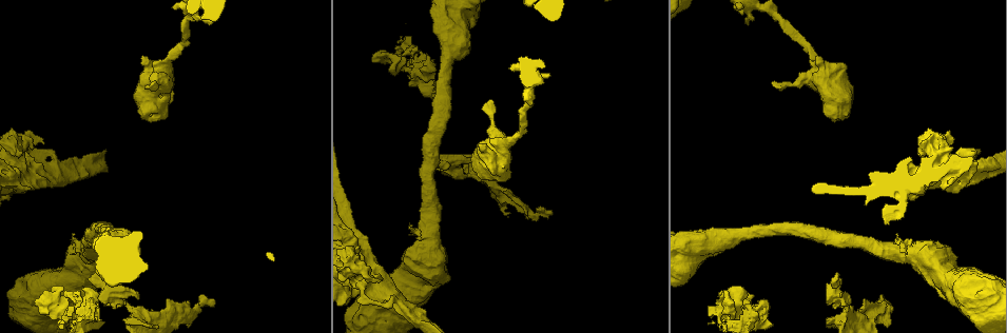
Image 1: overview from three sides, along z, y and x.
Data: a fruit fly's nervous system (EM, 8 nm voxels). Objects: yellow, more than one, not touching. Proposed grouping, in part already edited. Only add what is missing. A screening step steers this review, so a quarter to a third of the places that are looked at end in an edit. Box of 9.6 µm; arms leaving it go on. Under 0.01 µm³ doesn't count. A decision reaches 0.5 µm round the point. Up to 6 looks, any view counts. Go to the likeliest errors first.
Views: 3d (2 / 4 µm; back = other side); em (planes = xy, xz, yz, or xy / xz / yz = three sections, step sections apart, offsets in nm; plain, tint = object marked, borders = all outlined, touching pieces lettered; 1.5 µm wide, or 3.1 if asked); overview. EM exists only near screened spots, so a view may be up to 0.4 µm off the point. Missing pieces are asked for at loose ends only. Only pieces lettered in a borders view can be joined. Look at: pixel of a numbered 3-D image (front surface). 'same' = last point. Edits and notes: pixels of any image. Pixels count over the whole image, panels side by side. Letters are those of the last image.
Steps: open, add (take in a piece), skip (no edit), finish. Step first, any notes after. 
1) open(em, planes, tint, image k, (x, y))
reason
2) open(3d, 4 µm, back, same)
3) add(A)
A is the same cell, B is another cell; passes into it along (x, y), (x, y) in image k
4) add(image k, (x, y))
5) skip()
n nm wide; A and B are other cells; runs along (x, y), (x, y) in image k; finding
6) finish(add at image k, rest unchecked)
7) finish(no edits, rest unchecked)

open(em, yz, step 4, tint, image 1, (212, 22))

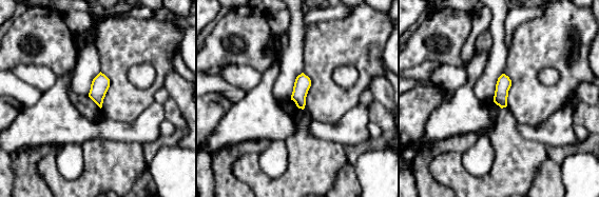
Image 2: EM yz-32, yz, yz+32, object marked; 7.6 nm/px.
open(em, yz, step 4, borders, same)
what lies round it

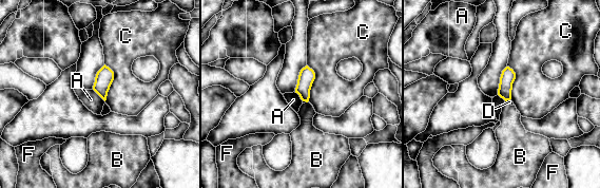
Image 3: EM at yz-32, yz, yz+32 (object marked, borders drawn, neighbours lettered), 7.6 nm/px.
skip()
C touches over 280 nm; A, B, C, D and F are other cells; border along (498, 94), (505, 100) in image 3; no lettered piece goes on from it

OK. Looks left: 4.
open(em, xz, step 4, borders, image 1, (150, 84))
free end

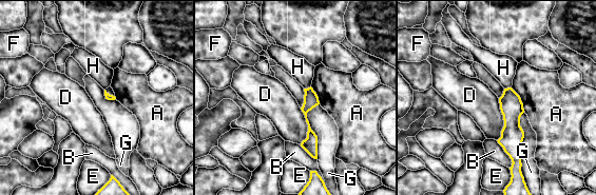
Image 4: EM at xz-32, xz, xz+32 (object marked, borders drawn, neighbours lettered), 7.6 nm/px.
skip()
A, B, D, E, F, G and H are other cells; no lettered piece goes on from it

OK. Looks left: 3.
open(3d, 4 µm, image 1, (409, 37))

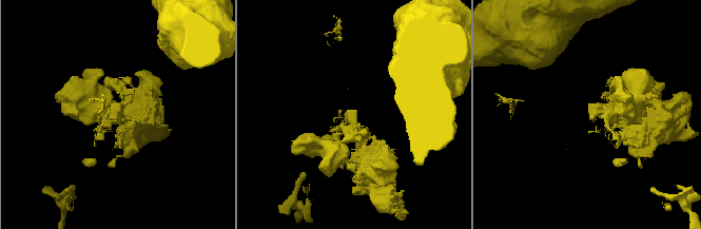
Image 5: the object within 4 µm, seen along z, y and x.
open(em, planes, borders, image 5, (590, 104))

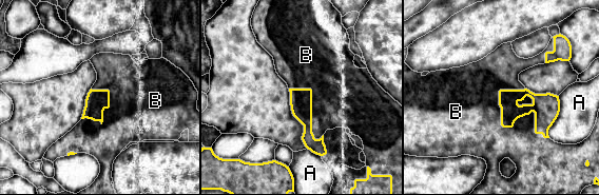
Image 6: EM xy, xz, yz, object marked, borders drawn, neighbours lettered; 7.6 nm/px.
add(B)
B is the same cell, A is another cell; it goes on there

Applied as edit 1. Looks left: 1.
finish(add at image 6, rest unchecked)

